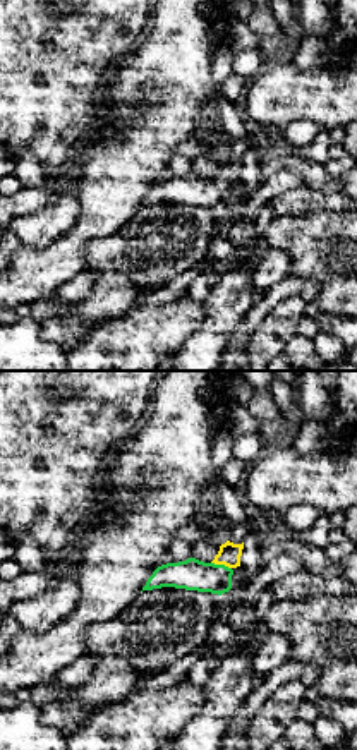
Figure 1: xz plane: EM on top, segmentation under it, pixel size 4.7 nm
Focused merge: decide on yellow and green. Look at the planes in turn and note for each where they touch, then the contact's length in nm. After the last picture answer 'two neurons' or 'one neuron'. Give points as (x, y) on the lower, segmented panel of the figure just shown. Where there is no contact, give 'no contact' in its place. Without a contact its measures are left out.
meets yellow at (222, 563); contact 100 nm long

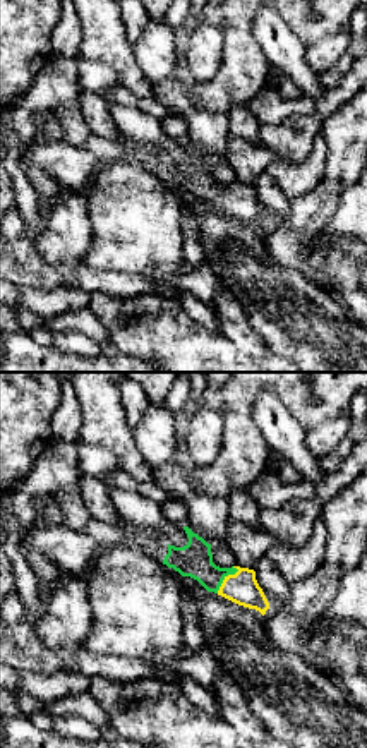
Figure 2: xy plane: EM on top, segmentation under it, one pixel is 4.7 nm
meets yellow at (225, 579); contact 160 nm long

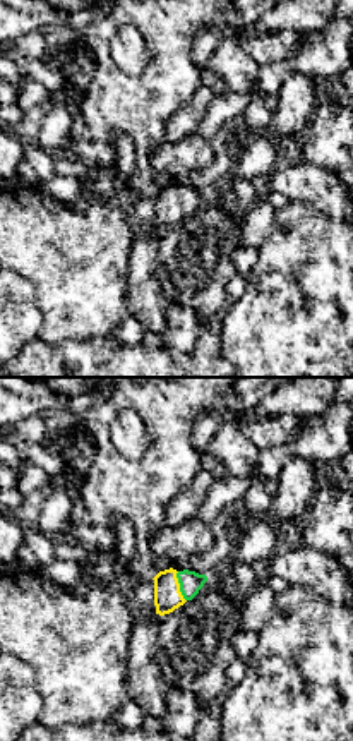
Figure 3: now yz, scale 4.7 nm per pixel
meets yellow at (179, 587); contact 150 nm long

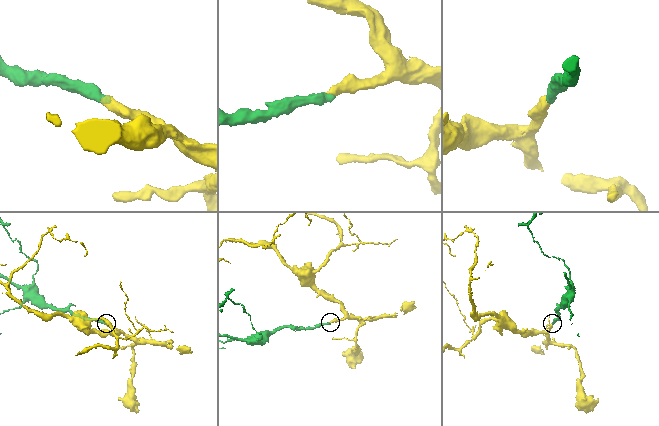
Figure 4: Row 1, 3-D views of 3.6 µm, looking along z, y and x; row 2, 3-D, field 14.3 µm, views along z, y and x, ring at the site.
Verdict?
one neuron

